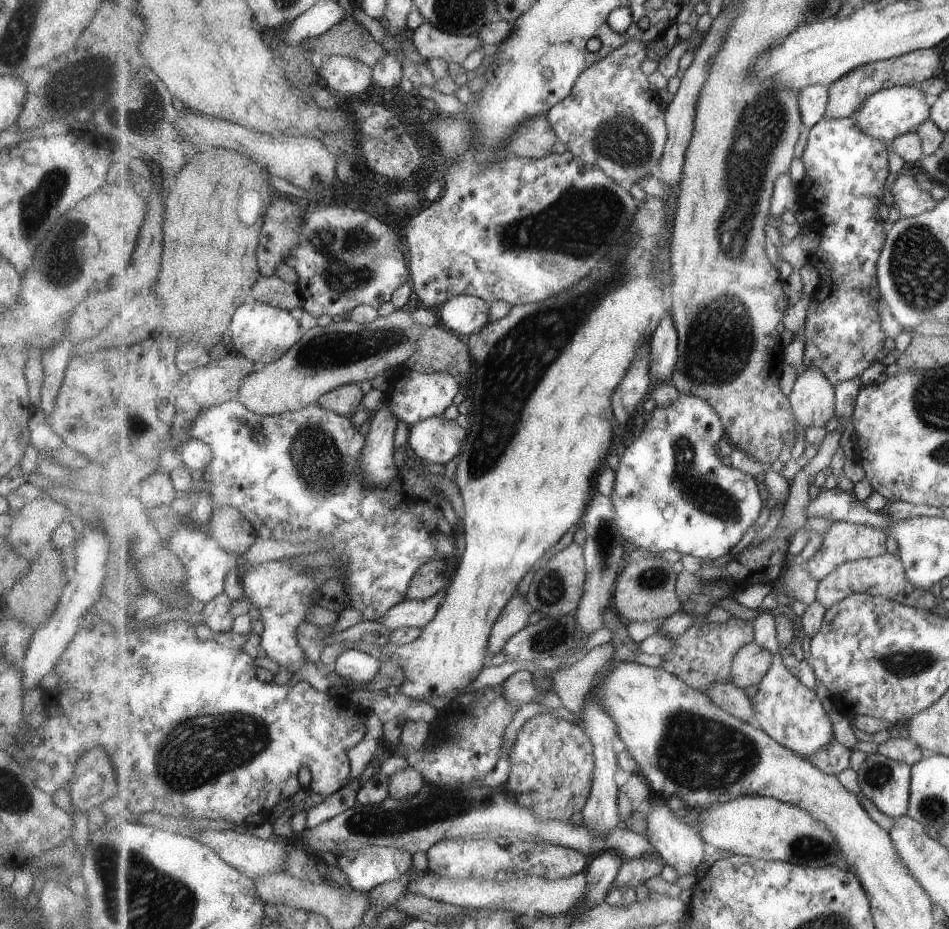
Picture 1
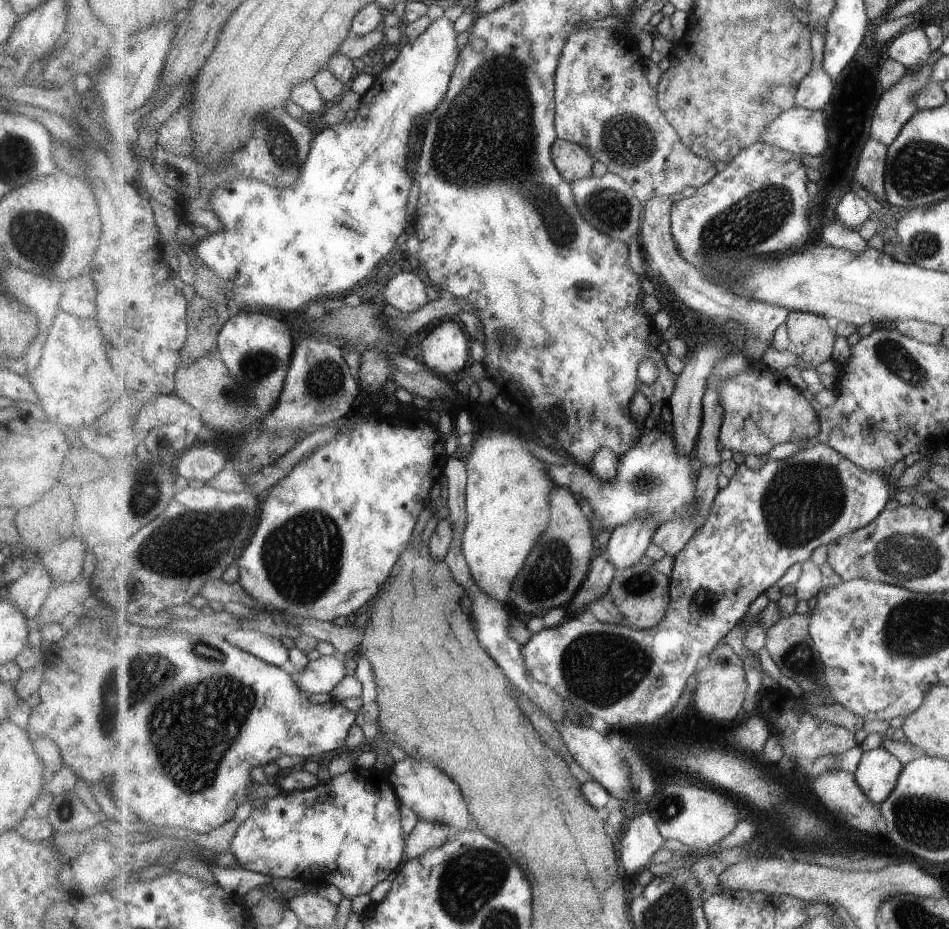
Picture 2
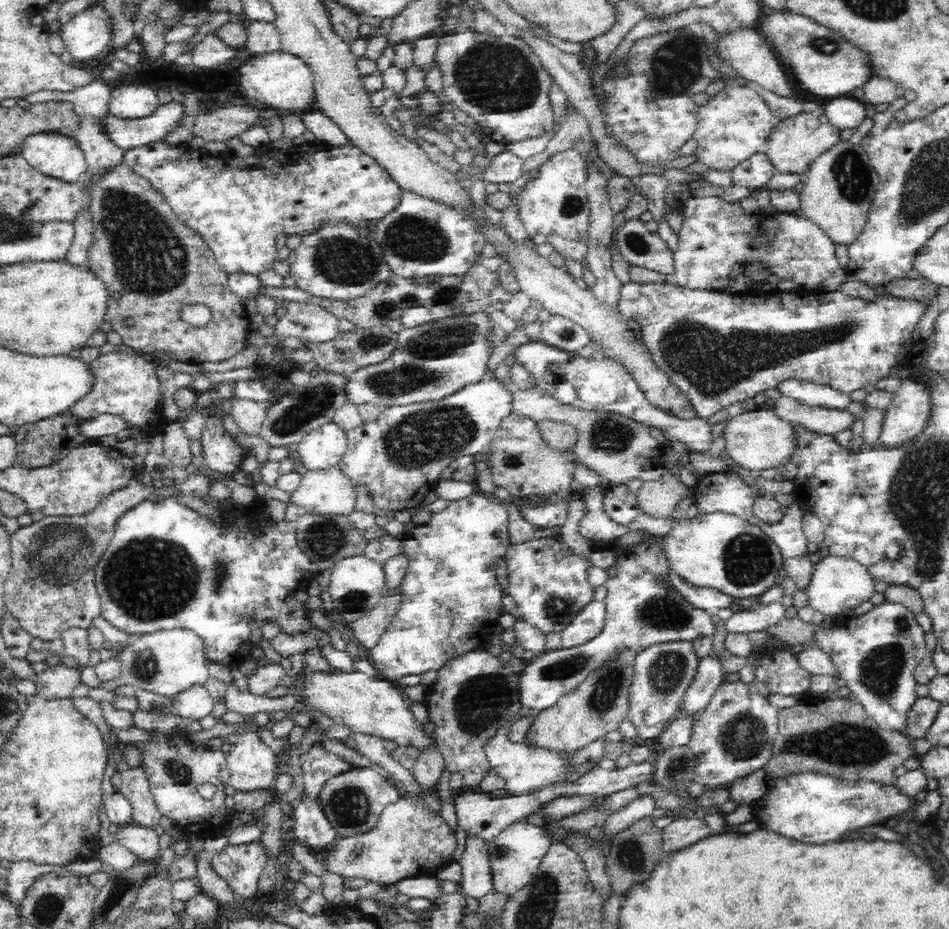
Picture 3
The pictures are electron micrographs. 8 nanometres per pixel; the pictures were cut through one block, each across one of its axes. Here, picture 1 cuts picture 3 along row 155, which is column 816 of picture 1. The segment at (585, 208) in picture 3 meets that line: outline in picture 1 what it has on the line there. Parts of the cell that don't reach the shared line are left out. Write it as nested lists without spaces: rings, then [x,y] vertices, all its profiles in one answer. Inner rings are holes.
[[[839,521],[824,535],[823,548],[811,560],[803,560],[803,564],[811,572],[811,576],[819,582],[827,578],[829,574],[833,574],[837,570],[837,566],[845,564],[845,562],[857,562],[857,560],[861,560],[862,558],[883,556],[888,551],[887,541],[887,532],[883,532],[879,528]]]

